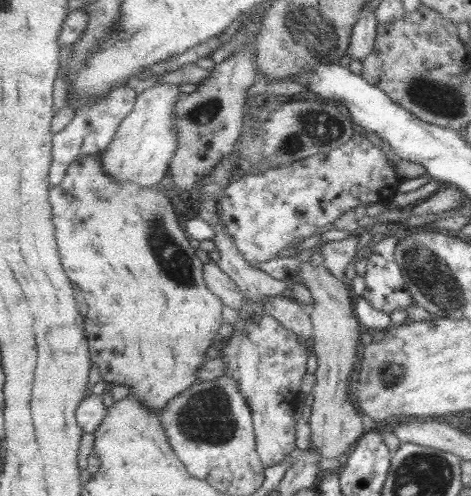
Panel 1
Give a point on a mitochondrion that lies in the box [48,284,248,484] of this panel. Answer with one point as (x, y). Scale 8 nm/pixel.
(209, 417)

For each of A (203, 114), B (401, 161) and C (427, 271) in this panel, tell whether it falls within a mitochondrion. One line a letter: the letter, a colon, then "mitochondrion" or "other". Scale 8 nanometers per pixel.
A: mitochondrion
B: other
C: mitochondrion

